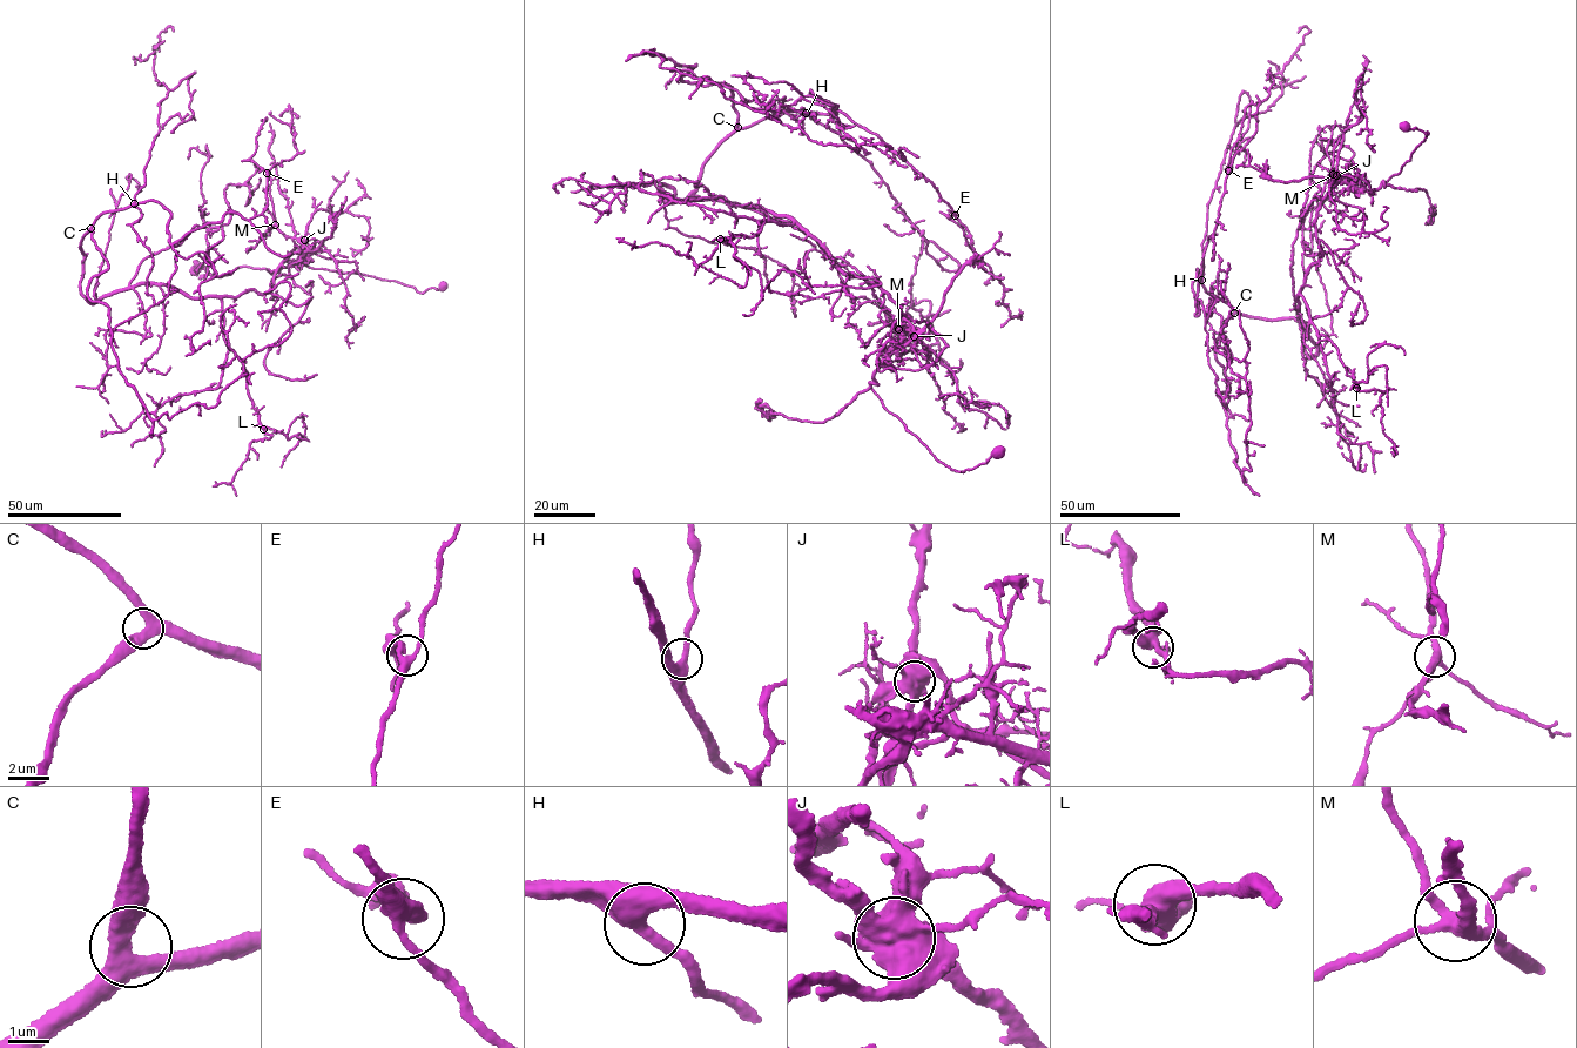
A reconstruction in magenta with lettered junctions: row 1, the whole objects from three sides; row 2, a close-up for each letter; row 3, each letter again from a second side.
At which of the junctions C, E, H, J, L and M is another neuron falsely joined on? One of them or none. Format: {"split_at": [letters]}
{"split_at": ["J"]}

